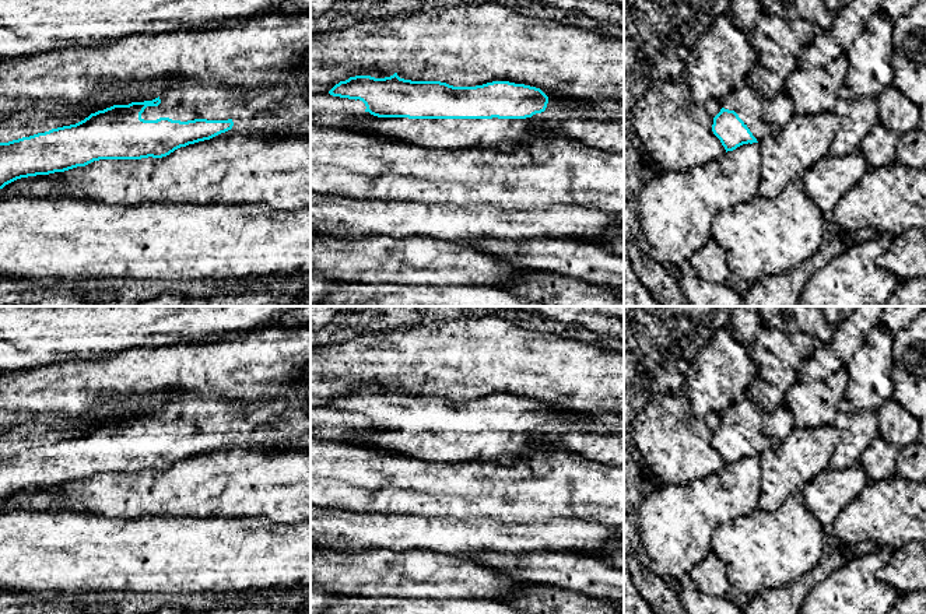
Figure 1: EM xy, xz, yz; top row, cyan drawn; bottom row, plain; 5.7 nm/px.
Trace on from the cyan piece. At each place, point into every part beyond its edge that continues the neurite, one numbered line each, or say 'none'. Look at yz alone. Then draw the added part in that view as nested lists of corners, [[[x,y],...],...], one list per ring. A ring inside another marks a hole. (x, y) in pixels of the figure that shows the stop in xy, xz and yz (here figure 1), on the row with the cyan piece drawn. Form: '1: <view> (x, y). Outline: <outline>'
1: yz (763, 116). Outline: [[[747,84],[720,99],[720,108],[734,110],[758,143],[767,136],[779,133],[795,115],[785,91],[772,99],[760,99]]]

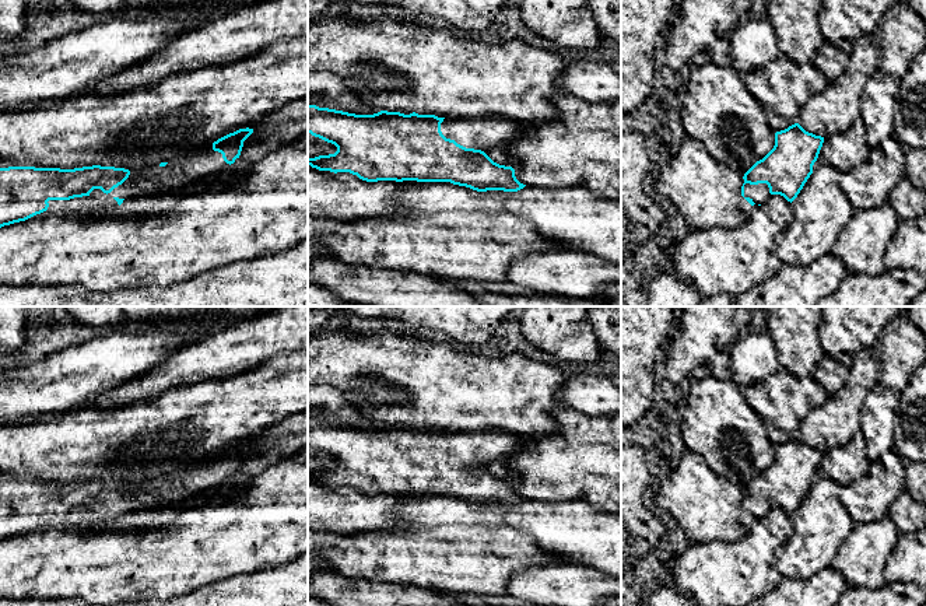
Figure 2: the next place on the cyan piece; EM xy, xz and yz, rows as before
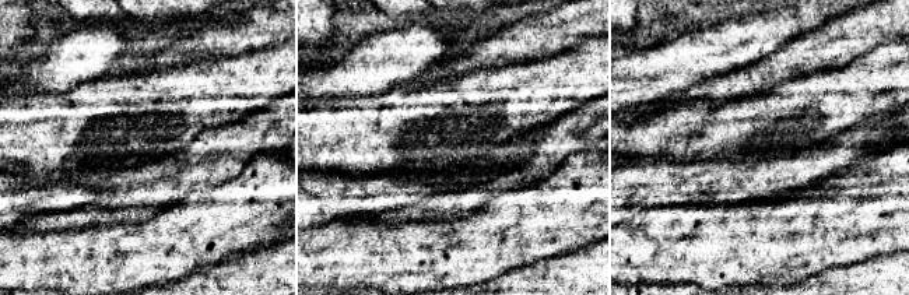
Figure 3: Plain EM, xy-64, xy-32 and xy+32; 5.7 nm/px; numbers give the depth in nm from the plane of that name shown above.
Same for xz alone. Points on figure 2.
1: xz (484, 133). Outline: [[[502,118],[443,119],[441,132],[466,148],[490,150],[519,139],[525,134],[526,123]]]

